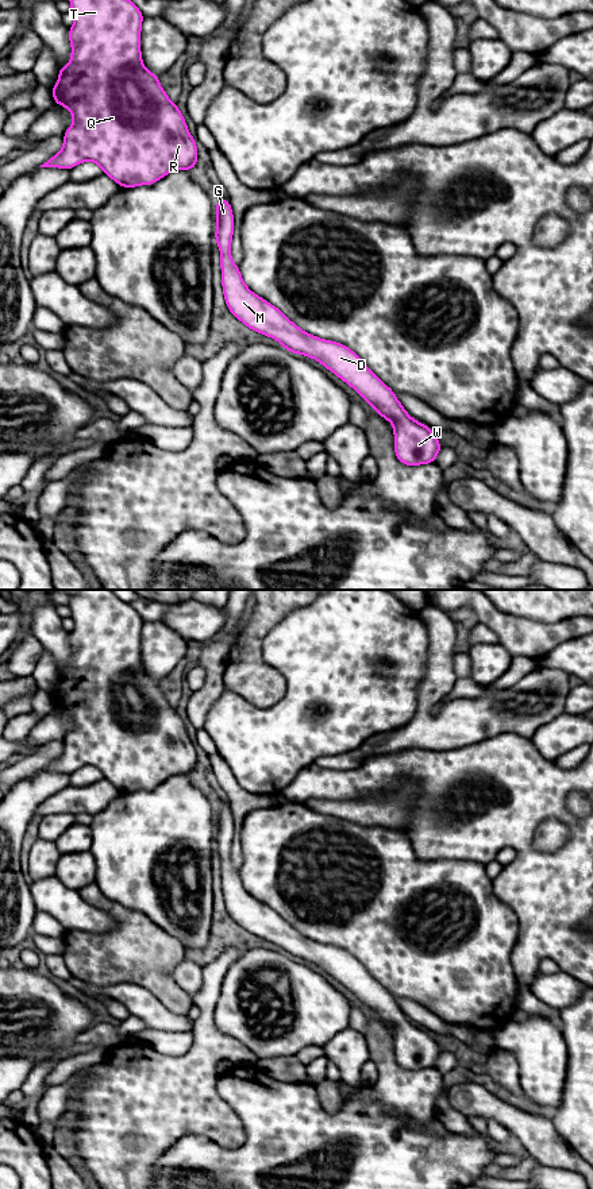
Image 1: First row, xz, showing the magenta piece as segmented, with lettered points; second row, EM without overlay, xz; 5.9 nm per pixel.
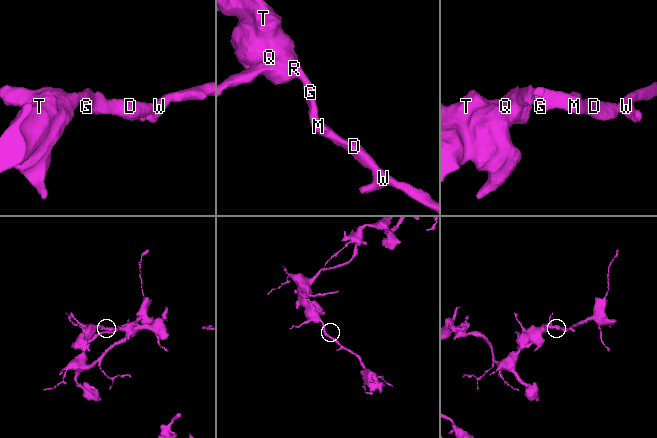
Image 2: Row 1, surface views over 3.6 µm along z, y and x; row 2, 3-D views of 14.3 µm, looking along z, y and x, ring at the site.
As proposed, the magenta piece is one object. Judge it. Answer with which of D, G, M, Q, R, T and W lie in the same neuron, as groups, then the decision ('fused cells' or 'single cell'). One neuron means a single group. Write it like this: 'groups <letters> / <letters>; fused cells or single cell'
groups D G M Q R T W; single cell

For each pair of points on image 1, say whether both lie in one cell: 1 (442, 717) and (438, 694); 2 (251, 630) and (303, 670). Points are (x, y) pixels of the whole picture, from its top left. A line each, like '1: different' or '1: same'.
1: same
2: different

